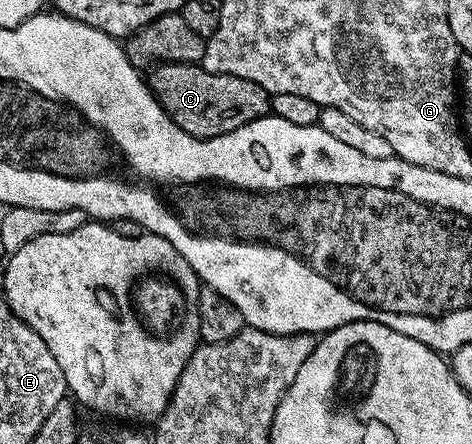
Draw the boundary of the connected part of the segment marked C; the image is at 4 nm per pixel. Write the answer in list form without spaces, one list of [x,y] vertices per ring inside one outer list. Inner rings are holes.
[[[164,62],[149,71],[148,90],[161,104],[165,117],[184,128],[195,140],[209,140],[216,136],[234,134],[236,128],[249,126],[252,120],[271,113],[271,95],[260,84],[240,76],[208,72],[193,62]]]

